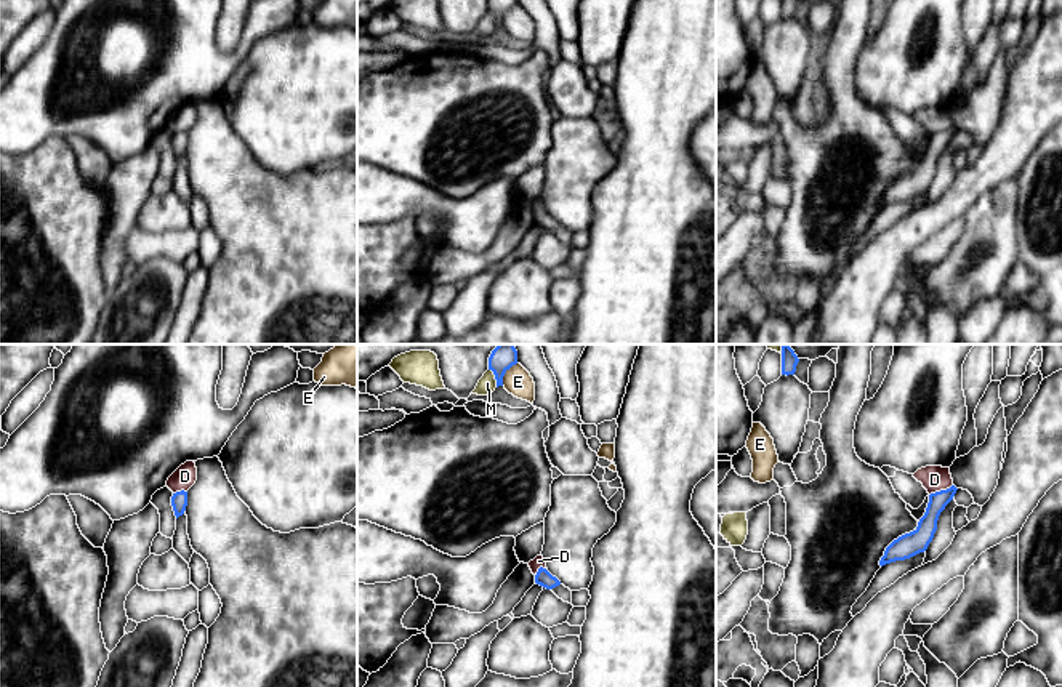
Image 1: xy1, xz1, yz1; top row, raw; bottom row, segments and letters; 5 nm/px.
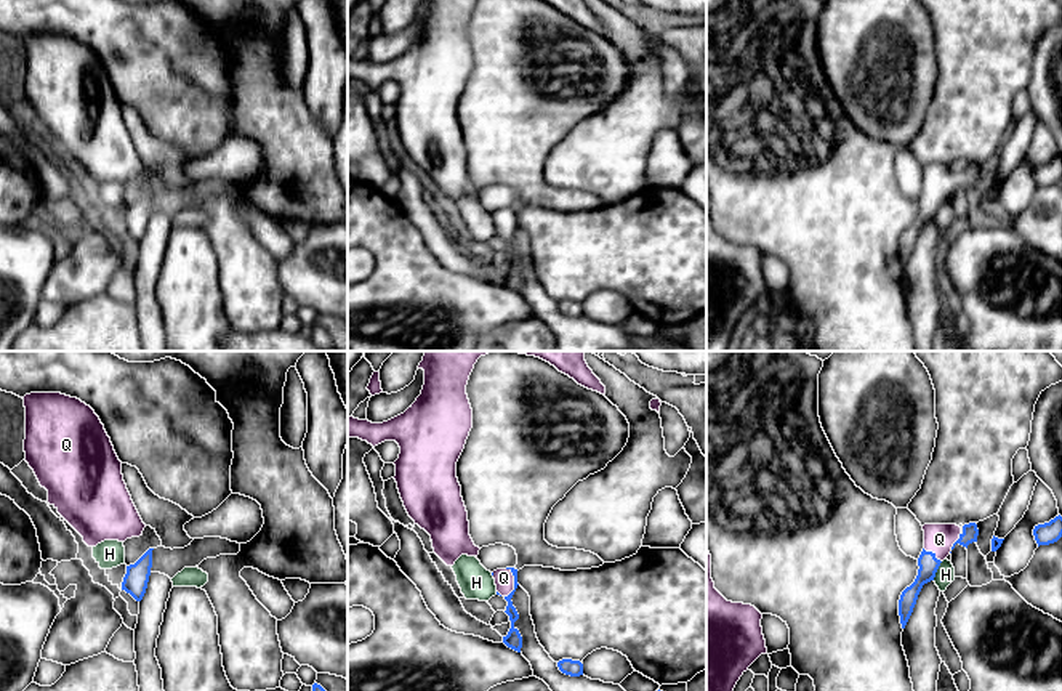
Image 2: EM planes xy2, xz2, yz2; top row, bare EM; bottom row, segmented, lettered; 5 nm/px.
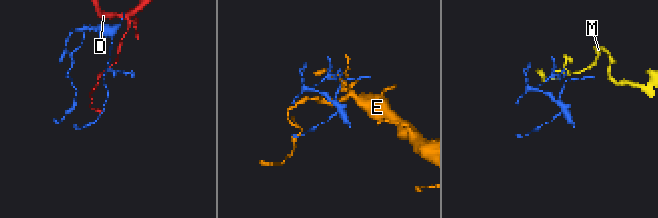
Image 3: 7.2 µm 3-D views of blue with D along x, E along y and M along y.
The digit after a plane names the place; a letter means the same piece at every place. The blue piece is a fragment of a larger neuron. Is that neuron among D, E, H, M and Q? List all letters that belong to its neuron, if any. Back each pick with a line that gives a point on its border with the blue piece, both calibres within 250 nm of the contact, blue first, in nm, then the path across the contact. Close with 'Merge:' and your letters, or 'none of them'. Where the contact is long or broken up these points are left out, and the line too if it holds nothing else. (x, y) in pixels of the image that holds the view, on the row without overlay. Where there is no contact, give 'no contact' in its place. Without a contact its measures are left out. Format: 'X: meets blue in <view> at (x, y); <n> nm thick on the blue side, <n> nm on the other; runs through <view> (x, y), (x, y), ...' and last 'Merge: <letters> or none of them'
Q: meets blue in xz2 at (514, 223); 50 nm thick on the blue side, 100 nm on the other; runs through xz2 (511, 252), (510, 233), (514, 223), (503, 218)
Merge: Q

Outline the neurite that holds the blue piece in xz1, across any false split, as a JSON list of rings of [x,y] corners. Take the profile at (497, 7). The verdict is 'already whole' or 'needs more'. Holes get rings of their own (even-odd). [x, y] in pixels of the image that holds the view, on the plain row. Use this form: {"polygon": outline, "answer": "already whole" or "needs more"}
{"polygon": [[[489,0],[489,11],[493,13],[497,21],[497,29],[503,27],[505,14],[517,5],[517,0]]], "answer": "already whole"}

